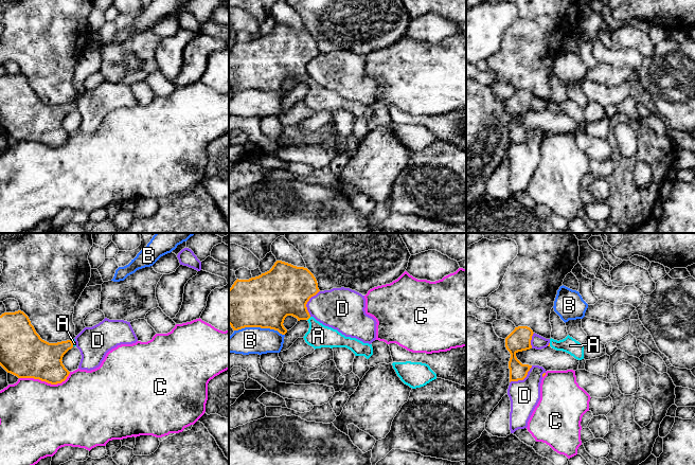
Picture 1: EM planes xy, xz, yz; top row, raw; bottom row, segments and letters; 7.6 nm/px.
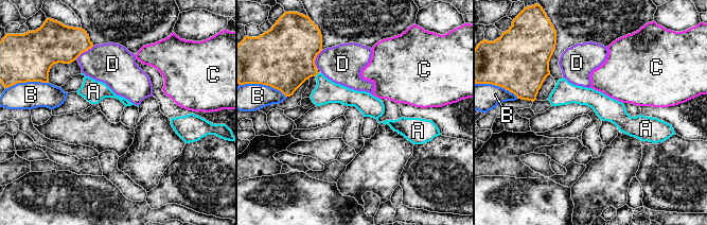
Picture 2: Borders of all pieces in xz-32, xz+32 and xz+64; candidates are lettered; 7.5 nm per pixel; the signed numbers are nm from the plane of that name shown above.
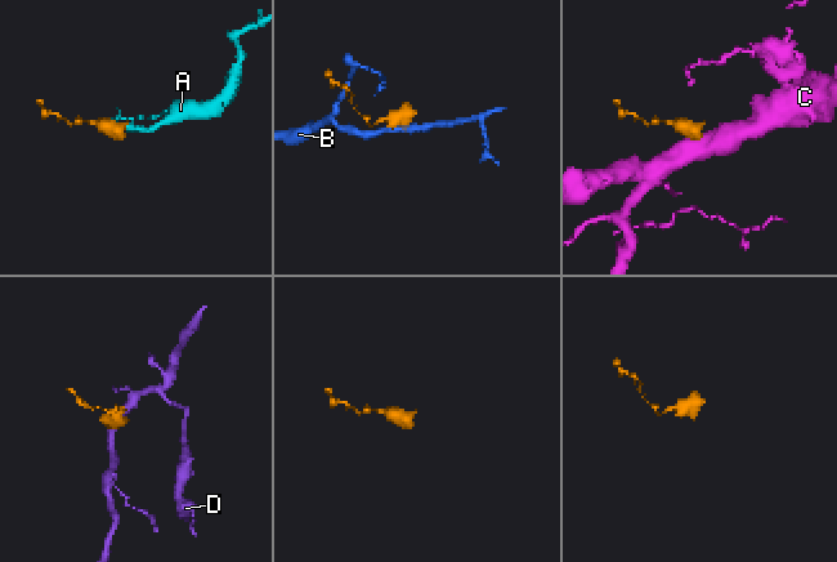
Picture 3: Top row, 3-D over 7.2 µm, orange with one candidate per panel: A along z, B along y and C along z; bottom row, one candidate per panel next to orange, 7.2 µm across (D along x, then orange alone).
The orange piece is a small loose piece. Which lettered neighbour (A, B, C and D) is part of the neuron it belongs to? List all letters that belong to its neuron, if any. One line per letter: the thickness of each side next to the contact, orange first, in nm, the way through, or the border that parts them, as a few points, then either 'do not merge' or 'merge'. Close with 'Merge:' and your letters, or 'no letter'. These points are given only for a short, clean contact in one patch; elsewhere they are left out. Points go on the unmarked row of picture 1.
A: calibres 340 and 180 nm; way xz (287, 55), (290, 63), (308, 81), (315, 88), (318, 99); merge
B: calibres 400 and 200 nm; do not merge
C: calibres 340 and 500 nm; do not merge
D: calibres 380 and 300 nm; do not merge
Merge: A

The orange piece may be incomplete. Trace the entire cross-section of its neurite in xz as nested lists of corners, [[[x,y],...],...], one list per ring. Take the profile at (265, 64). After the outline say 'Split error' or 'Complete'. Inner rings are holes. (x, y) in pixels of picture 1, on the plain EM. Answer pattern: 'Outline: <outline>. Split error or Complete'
Outline: [[[277,23],[269,34],[249,42],[237,41],[234,44],[229,52],[229,87],[233,93],[245,90],[261,90],[274,92],[285,97],[287,92],[283,88],[284,83],[287,78],[292,78],[298,84],[308,84],[309,91],[303,101],[315,112],[346,110],[355,119],[364,119],[369,122],[373,118],[372,107],[363,106],[356,101],[345,100],[337,92],[323,88],[309,77],[306,67],[319,54],[317,42],[307,31]]]. Split error

